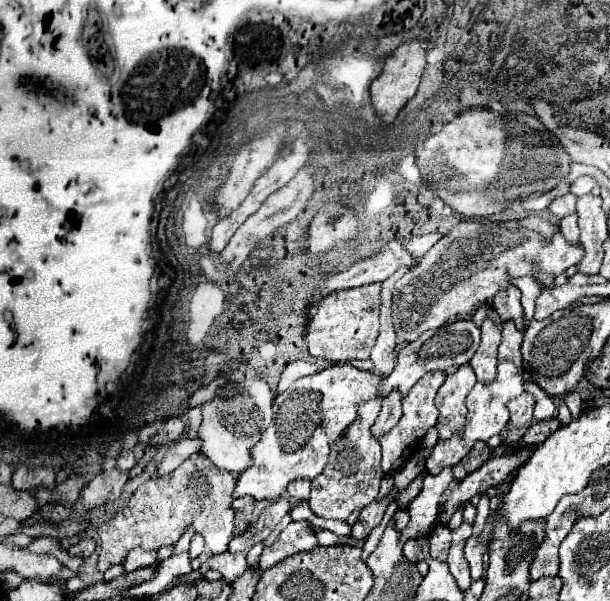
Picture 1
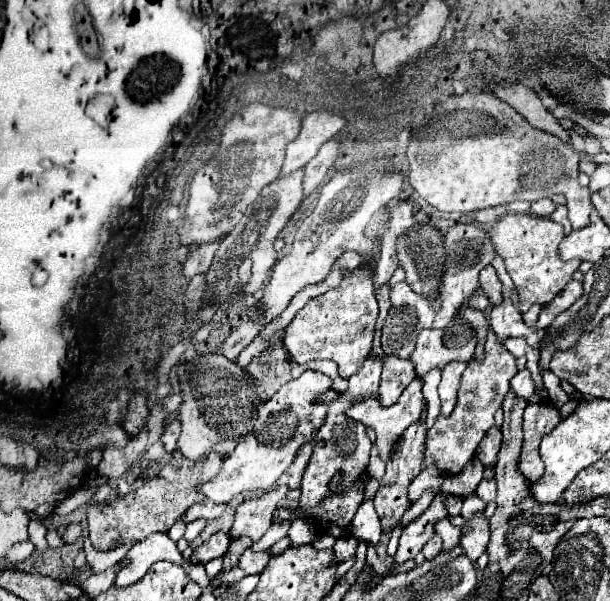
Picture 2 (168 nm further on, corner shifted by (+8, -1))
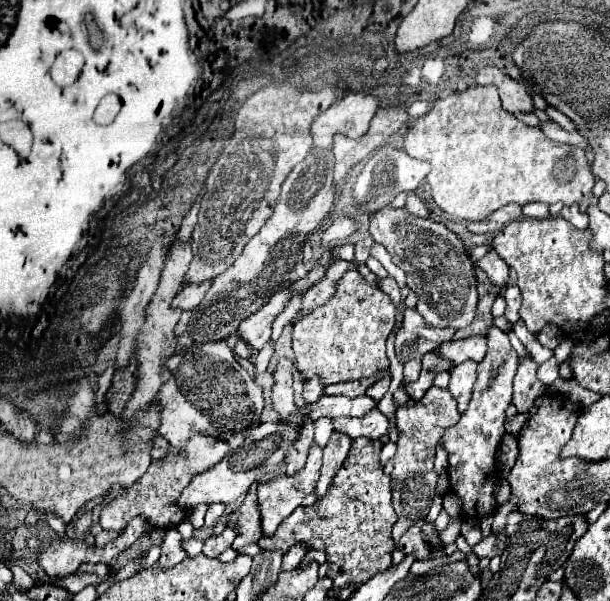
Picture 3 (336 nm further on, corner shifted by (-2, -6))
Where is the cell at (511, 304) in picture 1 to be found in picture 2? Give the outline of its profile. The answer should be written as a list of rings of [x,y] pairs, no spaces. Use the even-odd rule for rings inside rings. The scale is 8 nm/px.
[[[485,266],[481,270],[481,276],[479,276],[479,284],[483,288],[483,292],[489,296],[489,300],[495,304],[497,300],[501,300],[503,292],[501,292],[501,280],[497,278],[497,272],[493,266]]]

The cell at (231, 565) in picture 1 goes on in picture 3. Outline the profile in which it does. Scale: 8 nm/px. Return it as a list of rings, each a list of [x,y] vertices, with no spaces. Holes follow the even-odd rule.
[[[227,527],[221,535],[211,535],[207,541],[205,541],[205,547],[203,547],[203,555],[207,557],[219,557],[225,549],[231,547],[235,539],[235,531],[231,527]]]

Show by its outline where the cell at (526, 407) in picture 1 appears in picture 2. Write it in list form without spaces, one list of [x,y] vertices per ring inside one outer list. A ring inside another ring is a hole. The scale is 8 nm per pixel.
[[[527,368],[519,370],[519,372],[513,376],[513,380],[511,380],[511,390],[515,390],[517,396],[521,396],[523,400],[527,400],[527,398],[535,392],[535,382],[533,382],[533,378],[531,378],[531,374],[529,374]]]

